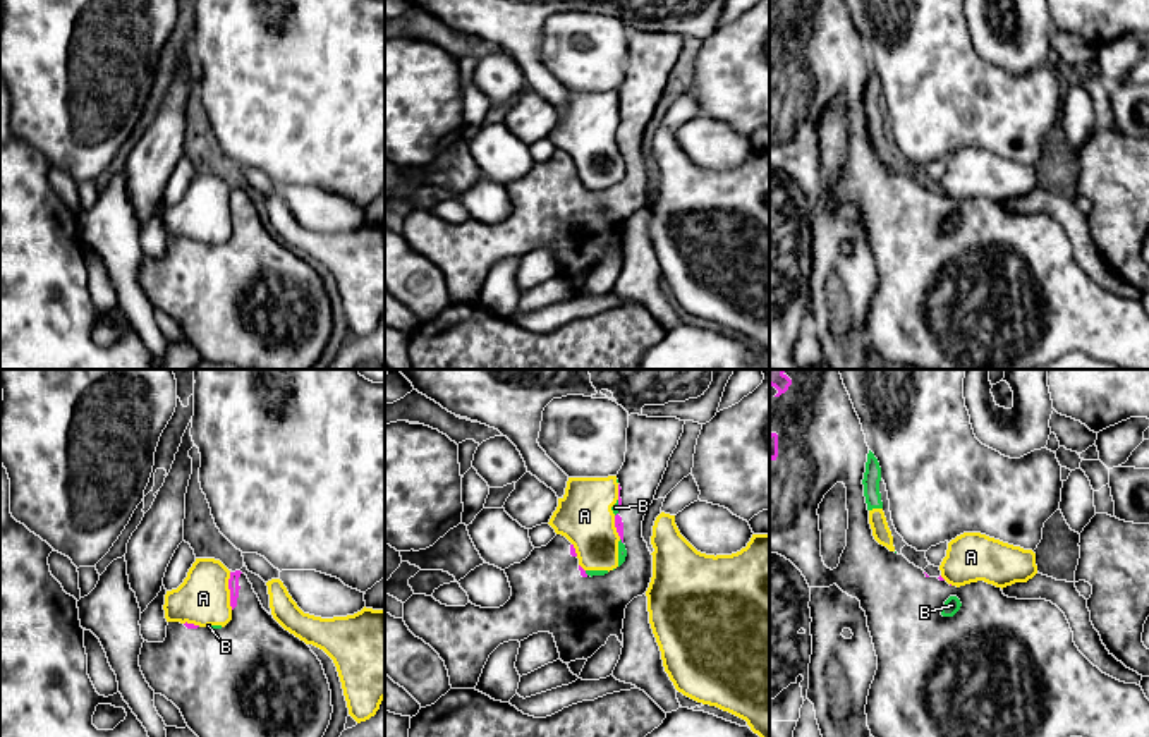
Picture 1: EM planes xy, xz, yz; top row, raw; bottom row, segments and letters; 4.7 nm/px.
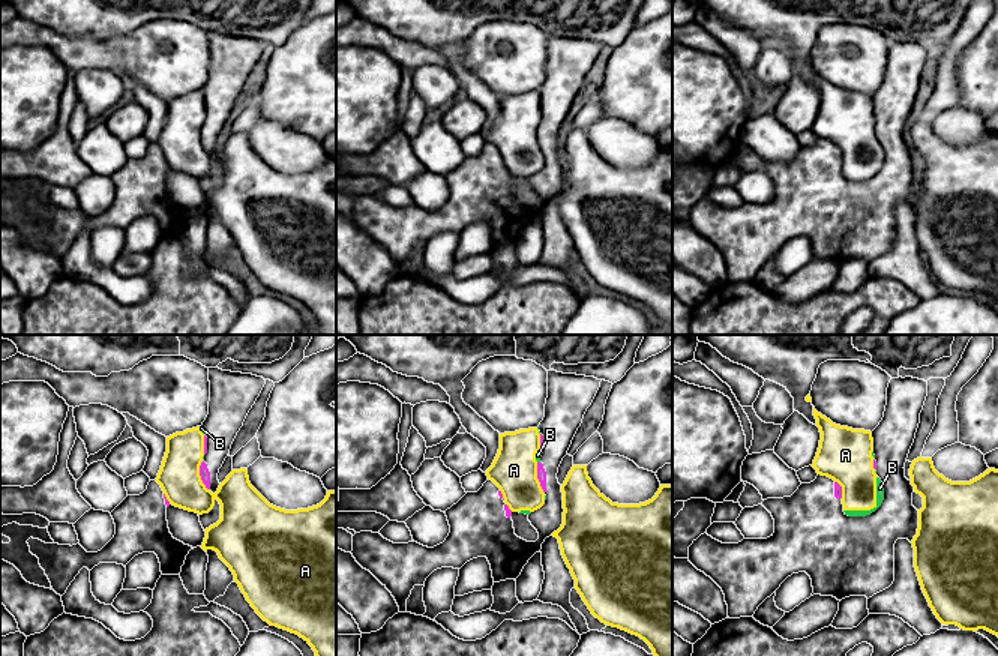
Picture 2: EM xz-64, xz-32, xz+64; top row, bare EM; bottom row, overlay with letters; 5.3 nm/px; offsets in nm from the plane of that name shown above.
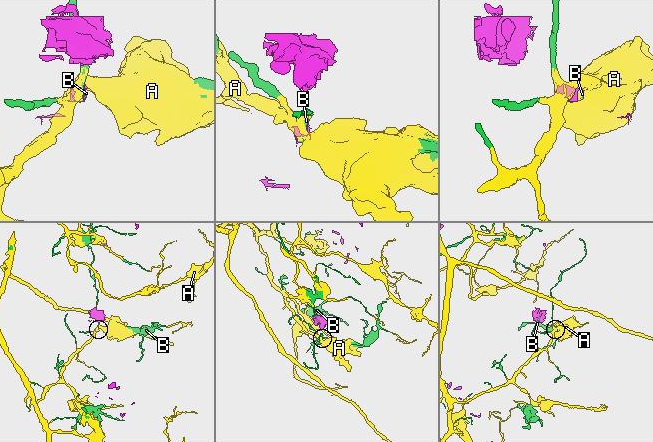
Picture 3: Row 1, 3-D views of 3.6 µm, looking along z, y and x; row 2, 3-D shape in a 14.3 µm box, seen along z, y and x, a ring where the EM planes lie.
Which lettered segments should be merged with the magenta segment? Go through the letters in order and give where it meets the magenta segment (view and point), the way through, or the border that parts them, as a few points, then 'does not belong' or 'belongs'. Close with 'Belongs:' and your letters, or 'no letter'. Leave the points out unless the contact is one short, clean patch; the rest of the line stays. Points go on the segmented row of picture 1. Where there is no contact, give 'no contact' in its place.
A: xy (231, 591) | does not belong
B: xz (619, 505) | does not belong
Belongs: no letter

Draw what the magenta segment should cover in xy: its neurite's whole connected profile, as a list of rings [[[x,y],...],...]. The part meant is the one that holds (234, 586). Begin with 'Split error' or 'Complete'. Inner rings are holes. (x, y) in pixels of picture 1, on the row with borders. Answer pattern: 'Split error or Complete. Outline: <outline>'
Split error. Outline: [[[230,572],[232,620],[222,629],[168,622],[163,643],[143,643],[141,672],[155,691],[182,713],[198,737],[323,737],[333,713],[331,691],[323,665],[311,648],[285,630],[270,615],[252,589],[247,576]]]

